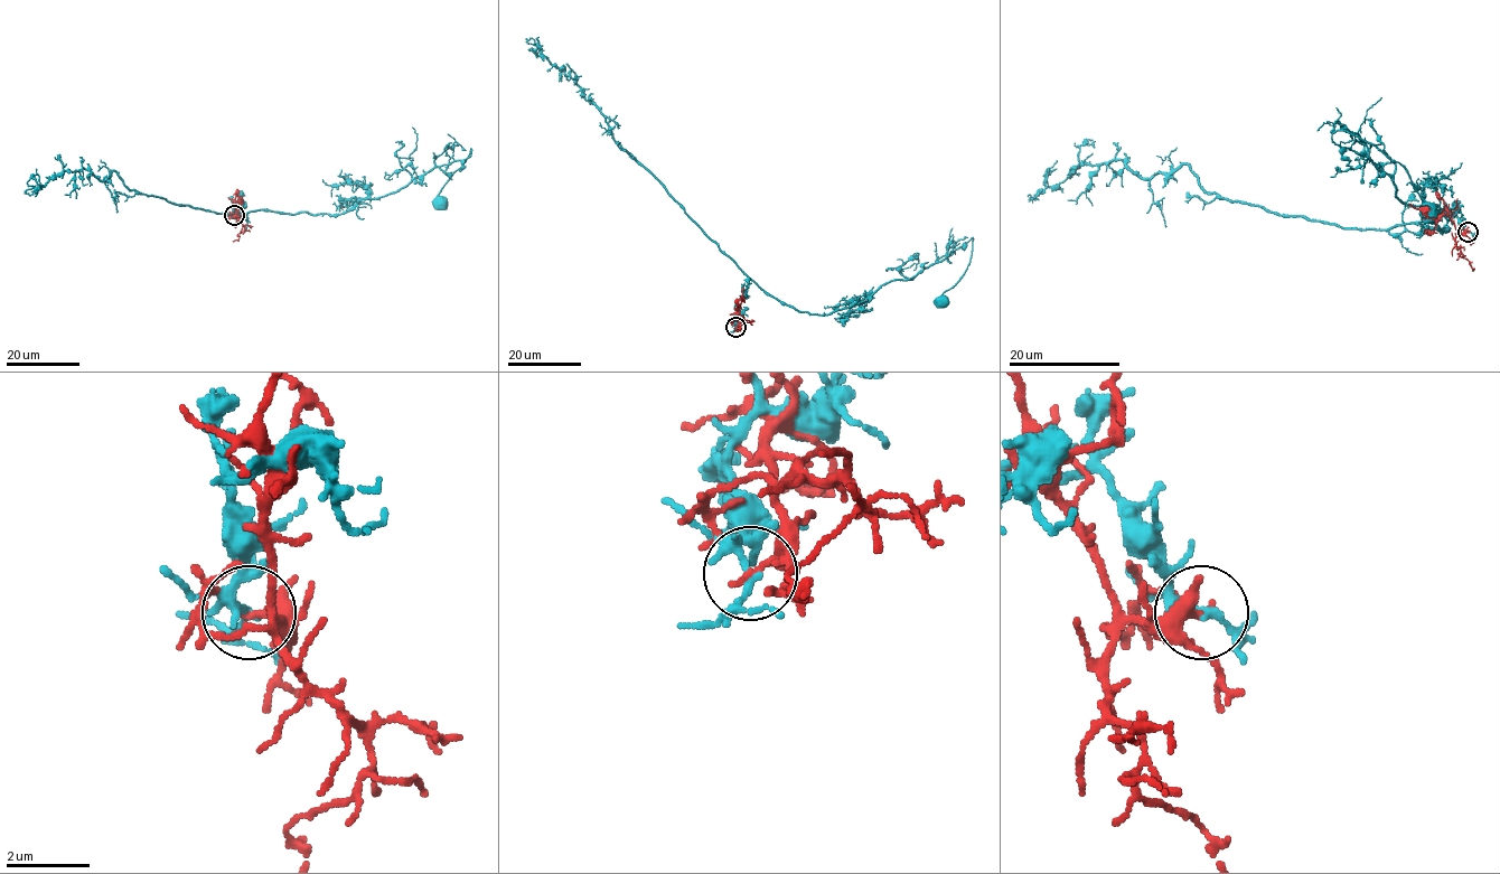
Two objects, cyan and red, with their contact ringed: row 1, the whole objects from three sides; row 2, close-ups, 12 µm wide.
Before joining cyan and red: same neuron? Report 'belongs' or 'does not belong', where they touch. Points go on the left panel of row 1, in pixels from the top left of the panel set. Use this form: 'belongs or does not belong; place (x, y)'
does not belong; place (234, 215)

